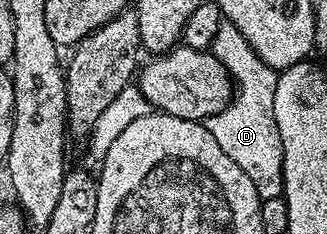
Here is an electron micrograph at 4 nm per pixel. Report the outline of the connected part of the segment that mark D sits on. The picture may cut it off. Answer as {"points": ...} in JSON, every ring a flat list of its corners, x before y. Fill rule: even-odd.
{"points":[[227,20,221,22,210,52,227,68,234,83,234,93,229,106,204,119,204,127,214,140,218,140,222,152,226,152,226,156,230,156,230,160,234,160,234,164,238,164,238,168,254,180,254,188,261,200,281,197,284,193,284,153,278,124,274,120,277,71,260,59,258,52,250,48,246,36,242,36,242,32,238,32,238,28]]}

